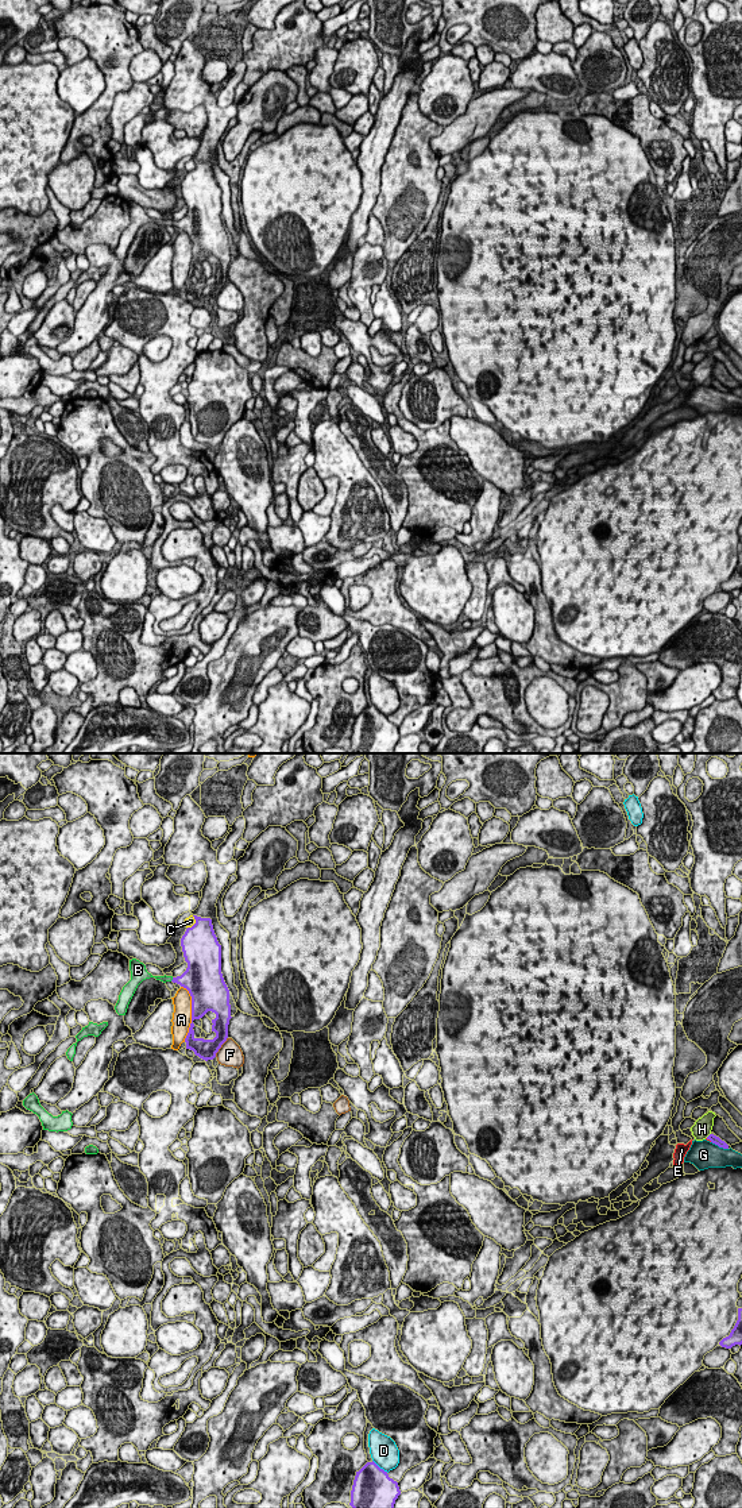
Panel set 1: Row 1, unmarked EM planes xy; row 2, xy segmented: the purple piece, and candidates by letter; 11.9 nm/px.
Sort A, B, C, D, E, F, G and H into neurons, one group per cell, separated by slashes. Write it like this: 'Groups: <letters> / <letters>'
Groups: A / B / C / D / E / F / G / H

